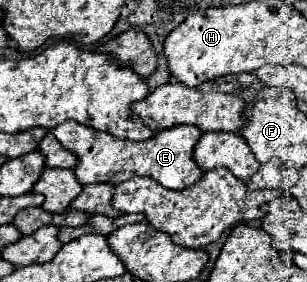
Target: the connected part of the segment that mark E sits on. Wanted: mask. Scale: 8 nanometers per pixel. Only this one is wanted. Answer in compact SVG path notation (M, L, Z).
M63 122L53 130L59 144L73 152L77 156L77 166L73 168L75 178L79 184L121 184L133 176L149 176L155 182L159 182L163 188L169 190L183 190L191 184L195 184L203 172L193 160L193 148L197 140L201 138L199 128L195 126L175 126L163 132L157 132L147 142L129 142L115 136L109 136L107 132L99 132L91 126L83 126L79 122Z

